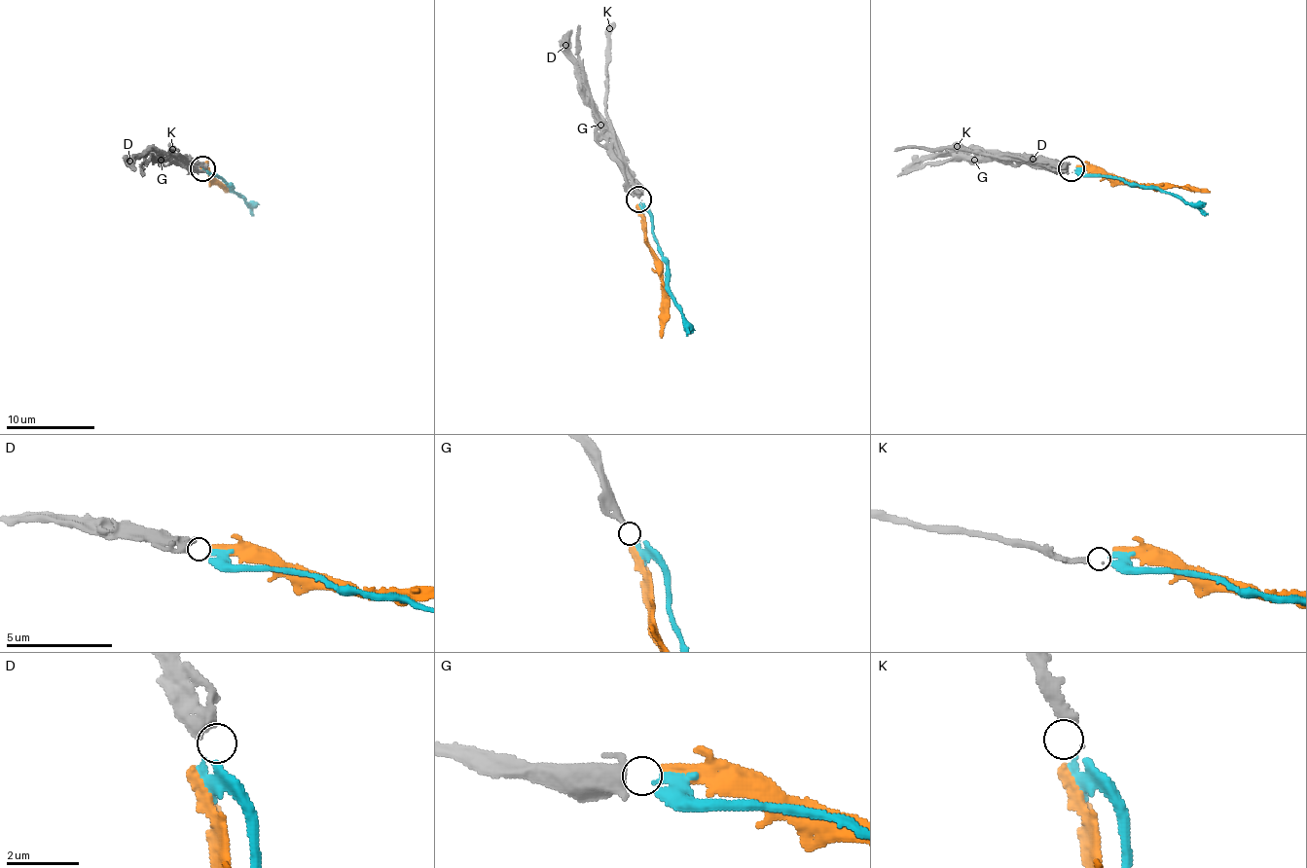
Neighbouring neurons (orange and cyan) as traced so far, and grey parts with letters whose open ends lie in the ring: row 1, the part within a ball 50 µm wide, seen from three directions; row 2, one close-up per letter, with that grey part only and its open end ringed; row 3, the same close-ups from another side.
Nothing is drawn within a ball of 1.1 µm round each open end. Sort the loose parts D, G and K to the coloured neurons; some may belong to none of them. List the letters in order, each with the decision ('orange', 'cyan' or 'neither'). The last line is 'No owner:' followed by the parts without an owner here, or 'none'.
D: neither
G: orange
K: cyan
No owner: D

